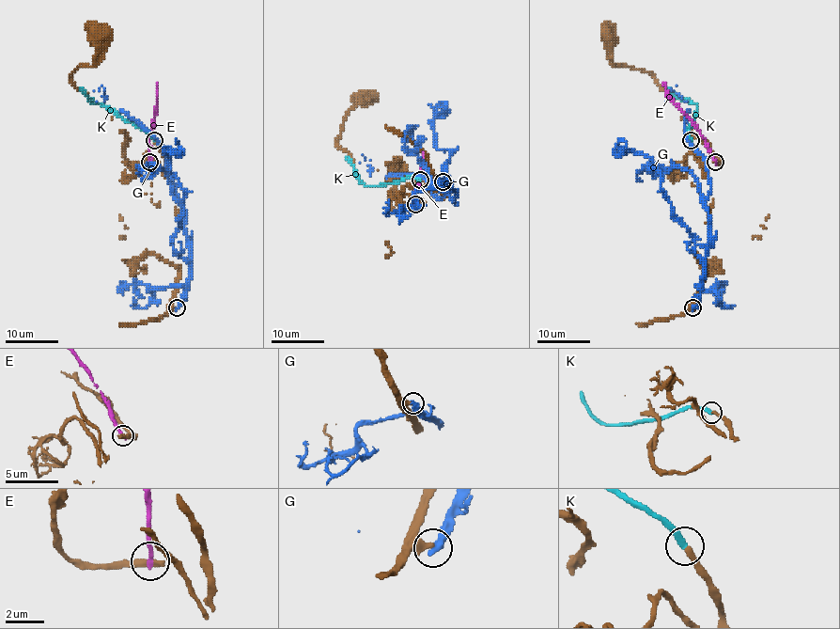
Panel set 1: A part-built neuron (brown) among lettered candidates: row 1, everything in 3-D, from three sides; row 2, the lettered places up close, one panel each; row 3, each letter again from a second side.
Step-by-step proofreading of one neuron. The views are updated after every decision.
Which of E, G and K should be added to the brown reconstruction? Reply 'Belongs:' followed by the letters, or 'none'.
Belongs: none

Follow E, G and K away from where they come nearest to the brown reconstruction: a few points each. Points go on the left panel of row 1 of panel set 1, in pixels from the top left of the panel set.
E: (149, 161), (158, 83)
G: (176, 308), (189, 276), (189, 248), (184, 211), (163, 147), (103, 95), (103, 88), (100, 87), (95, 101)
K: (155, 140), (143, 130), (88, 98), (81, 87)

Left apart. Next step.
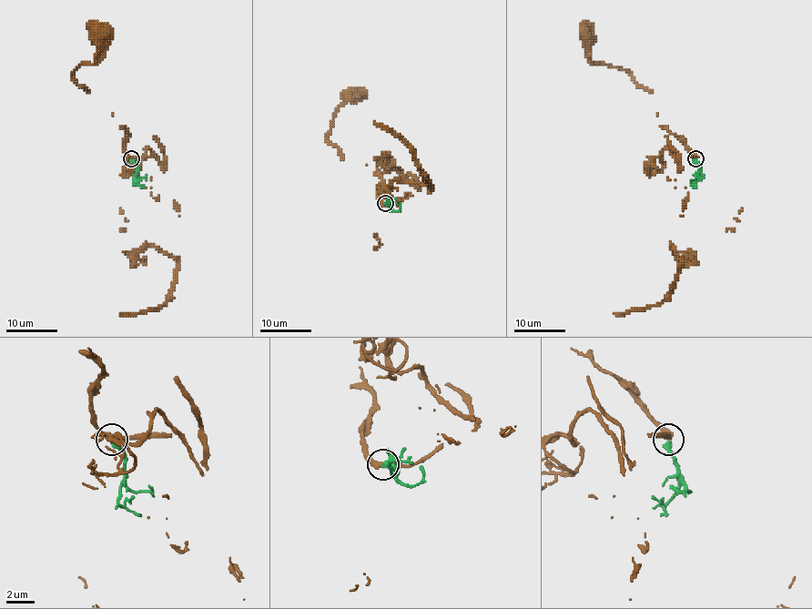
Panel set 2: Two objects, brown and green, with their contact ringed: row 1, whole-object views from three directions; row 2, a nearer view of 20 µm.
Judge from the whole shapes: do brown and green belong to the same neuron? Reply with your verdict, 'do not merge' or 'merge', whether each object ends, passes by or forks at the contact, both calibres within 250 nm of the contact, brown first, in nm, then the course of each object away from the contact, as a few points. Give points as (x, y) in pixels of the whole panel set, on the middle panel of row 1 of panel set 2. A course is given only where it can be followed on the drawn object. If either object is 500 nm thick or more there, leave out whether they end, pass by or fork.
do not merge; brown passes by; green ends there; 300 nm thick on the brown side, 360 nm on the other; brown runs (385, 203), (379, 196), (378, 169), (344, 160), (328, 140), (335, 112), (350, 97), (350, 91), (351, 95); green runs (385, 204), (390, 207), (388, 204), (397, 203)

